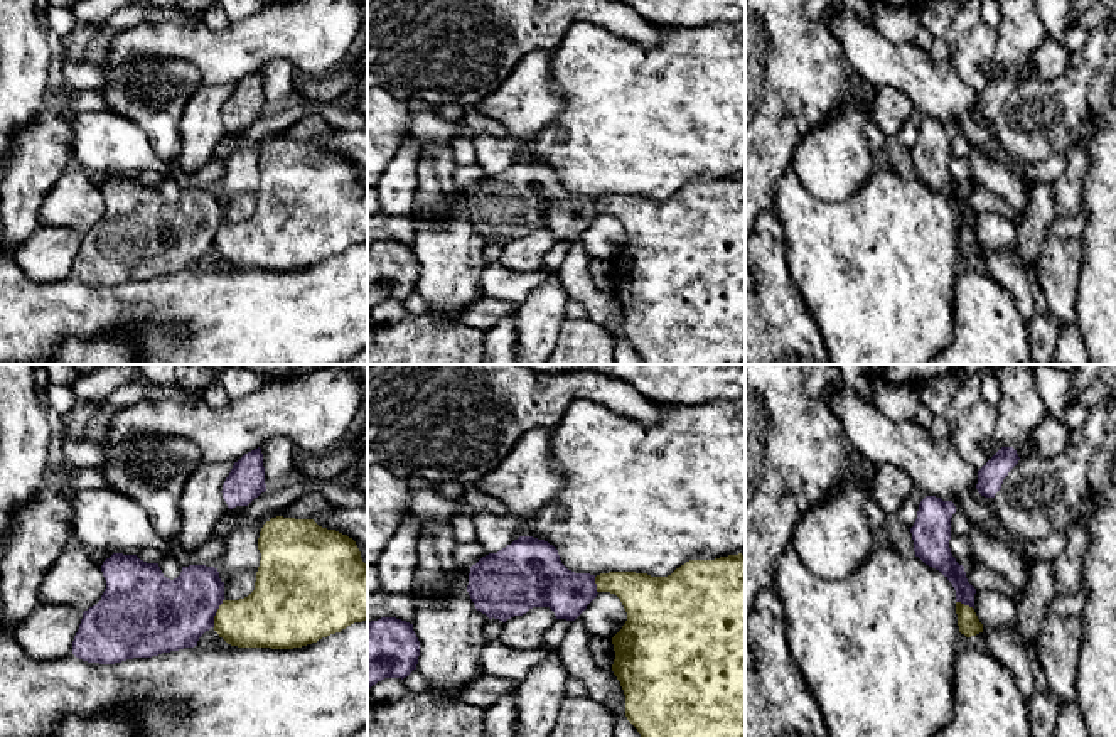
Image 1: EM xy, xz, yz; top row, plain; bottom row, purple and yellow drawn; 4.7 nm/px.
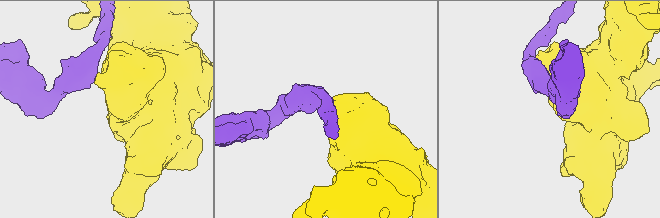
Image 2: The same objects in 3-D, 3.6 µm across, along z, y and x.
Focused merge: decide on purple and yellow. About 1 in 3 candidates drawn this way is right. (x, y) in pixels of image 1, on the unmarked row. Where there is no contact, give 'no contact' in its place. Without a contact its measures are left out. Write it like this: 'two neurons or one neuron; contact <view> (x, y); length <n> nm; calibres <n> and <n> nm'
two neurons; contact xy (216, 233); length 140 nm; calibres 340 and 280 nm

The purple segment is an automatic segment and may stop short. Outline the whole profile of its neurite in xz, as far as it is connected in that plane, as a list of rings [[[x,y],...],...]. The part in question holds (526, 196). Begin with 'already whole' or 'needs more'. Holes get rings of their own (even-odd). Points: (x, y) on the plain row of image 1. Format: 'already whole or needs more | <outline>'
already whole | [[[519,159],[472,187],[467,214],[477,233],[502,245],[533,229],[550,229],[556,241],[575,243],[598,216],[595,197],[568,192],[553,167],[533,159]]]

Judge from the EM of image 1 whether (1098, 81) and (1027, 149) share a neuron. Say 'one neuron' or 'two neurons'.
two neurons

